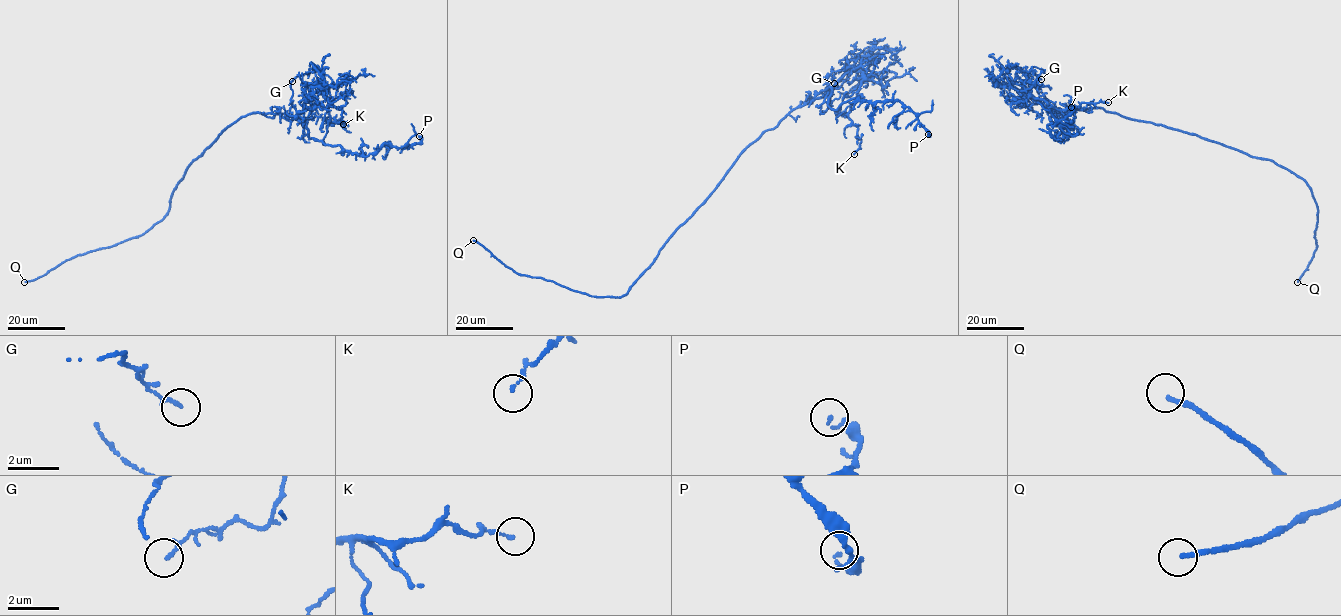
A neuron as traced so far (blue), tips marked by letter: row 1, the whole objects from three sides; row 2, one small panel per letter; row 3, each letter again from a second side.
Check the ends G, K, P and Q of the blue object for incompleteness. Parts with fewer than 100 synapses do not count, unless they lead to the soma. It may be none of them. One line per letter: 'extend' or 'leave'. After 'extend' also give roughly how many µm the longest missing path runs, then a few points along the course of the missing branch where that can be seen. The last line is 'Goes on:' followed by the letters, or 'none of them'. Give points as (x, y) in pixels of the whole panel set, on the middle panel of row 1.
G: leave
K: leave
P: leave
Q: extend; missing 15 µm
Goes on: Q

